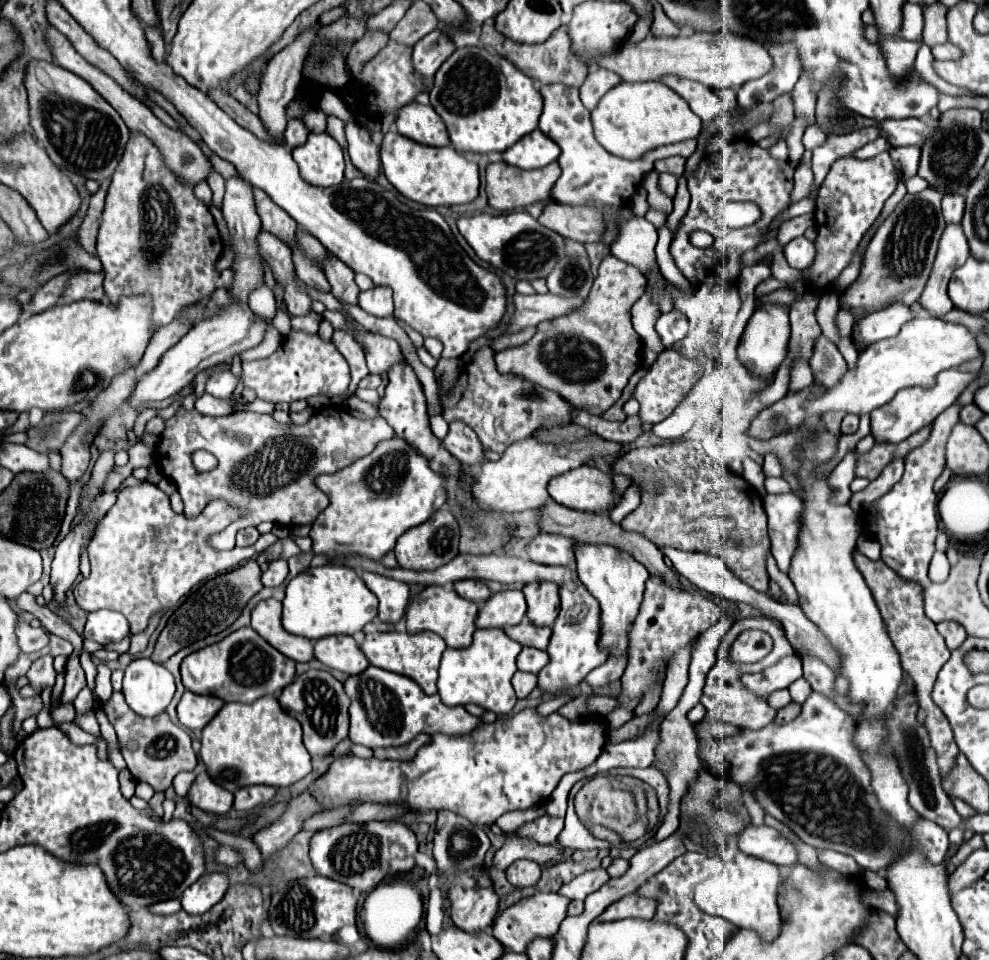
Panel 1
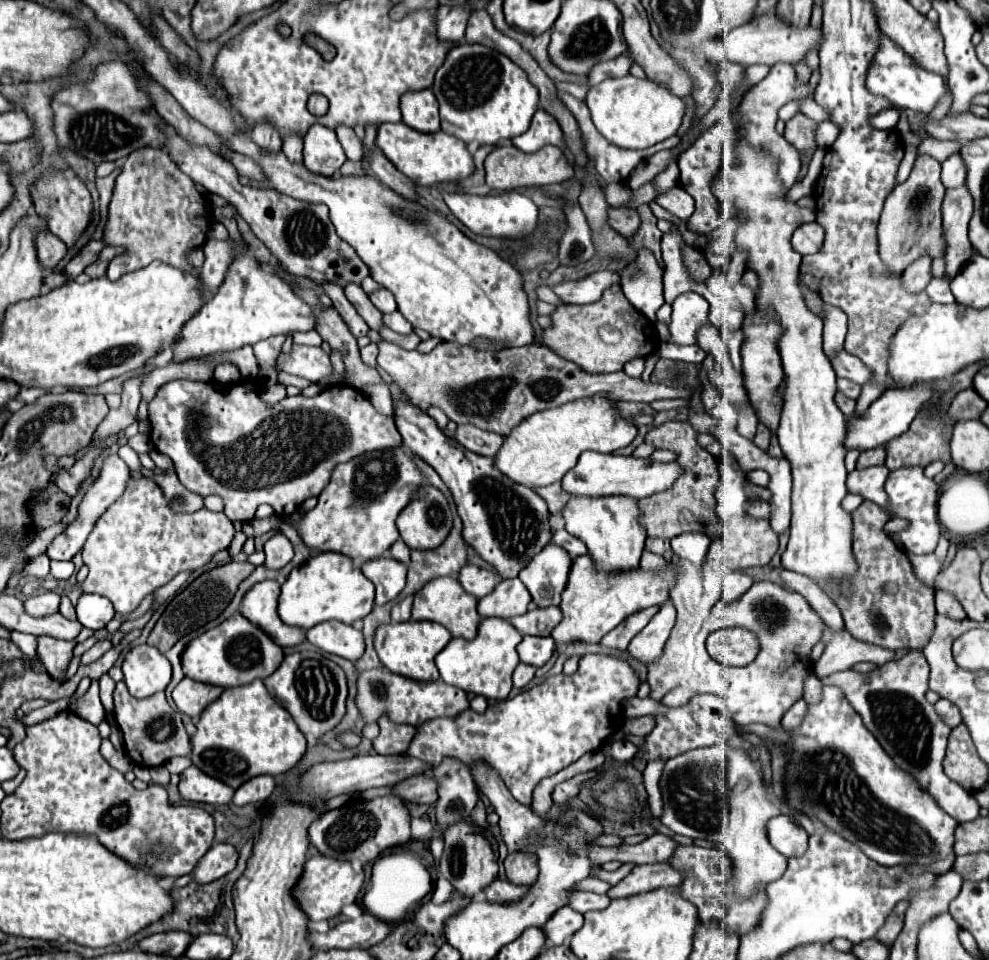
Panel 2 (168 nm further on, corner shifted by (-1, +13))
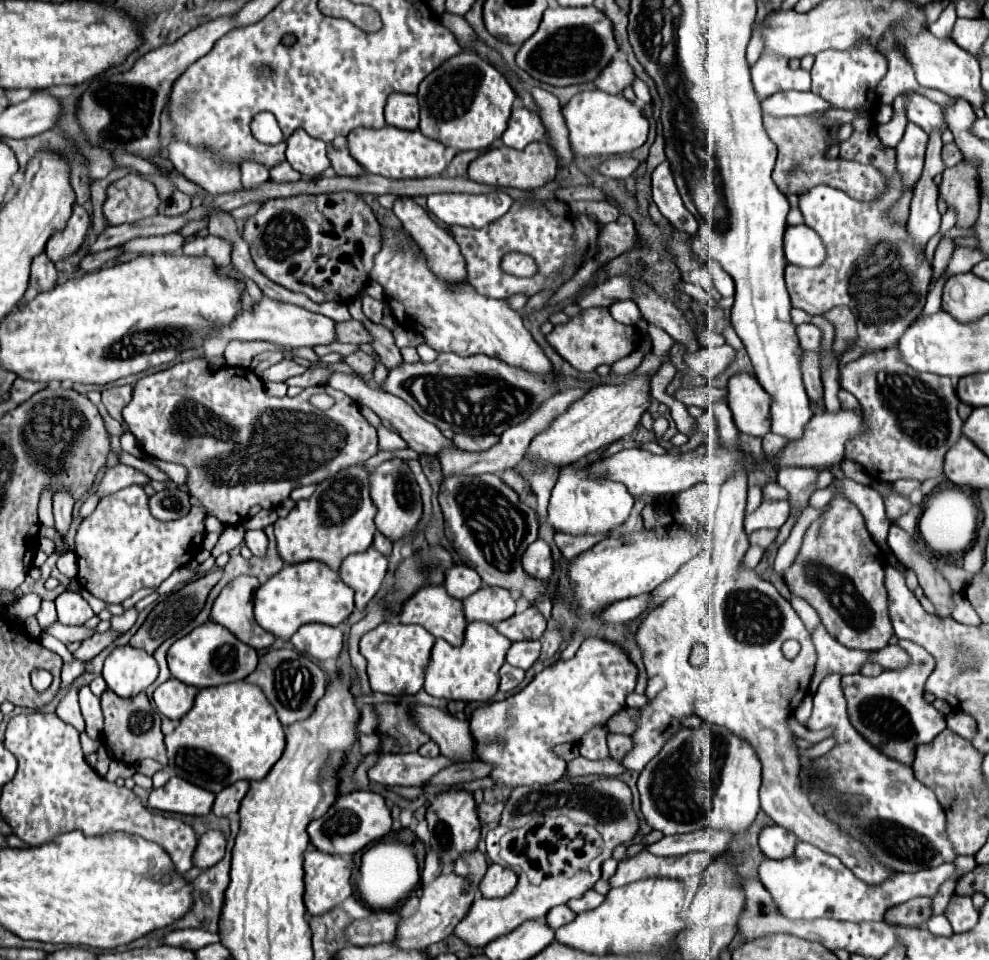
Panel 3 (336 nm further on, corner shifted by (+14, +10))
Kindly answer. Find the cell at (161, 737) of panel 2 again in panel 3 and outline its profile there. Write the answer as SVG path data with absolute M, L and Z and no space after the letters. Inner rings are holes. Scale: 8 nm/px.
M106 690L100 698L102 714L104 714L104 742L114 750L114 758L124 764L136 764L144 758L152 758L166 766L166 746L164 746L164 734L160 730L160 714L152 708L150 700L144 692L120 698L112 690Z

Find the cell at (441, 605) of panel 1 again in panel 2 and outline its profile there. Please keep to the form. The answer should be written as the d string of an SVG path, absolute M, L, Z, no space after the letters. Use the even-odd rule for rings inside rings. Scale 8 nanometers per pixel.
M437 577L427 581L417 593L413 601L413 617L415 621L435 621L451 631L453 637L473 639L477 635L477 625L481 621L477 613L477 597L467 593L461 583L453 577Z

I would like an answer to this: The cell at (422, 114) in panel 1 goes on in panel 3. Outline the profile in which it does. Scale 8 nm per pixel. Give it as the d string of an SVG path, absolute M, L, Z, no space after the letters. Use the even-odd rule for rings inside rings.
M390 94L386 102L386 124L416 130L418 128L418 98L412 94Z

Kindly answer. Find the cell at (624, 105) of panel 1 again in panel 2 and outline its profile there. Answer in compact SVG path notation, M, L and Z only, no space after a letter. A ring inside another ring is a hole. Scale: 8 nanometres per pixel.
M633 75L605 79L595 85L585 99L597 131L613 145L623 149L647 149L675 135L685 115L685 101L661 83L637 79Z

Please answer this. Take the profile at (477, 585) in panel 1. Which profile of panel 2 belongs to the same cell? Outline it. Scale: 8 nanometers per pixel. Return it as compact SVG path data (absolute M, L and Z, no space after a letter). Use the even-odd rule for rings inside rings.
M465 565L459 571L459 583L463 585L463 589L471 595L475 595L477 599L485 597L491 589L495 589L495 575L493 571L487 569L479 569L475 565Z

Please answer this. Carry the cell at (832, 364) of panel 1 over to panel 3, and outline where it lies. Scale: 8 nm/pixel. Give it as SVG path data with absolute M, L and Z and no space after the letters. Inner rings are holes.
M888 348L872 354L864 354L862 358L850 362L842 370L842 388L854 394L864 412L864 432L850 438L846 444L844 458L858 462L864 472L872 480L896 482L900 478L910 478L924 482L934 476L942 476L944 456L946 452L960 440L962 436L962 418L958 416L958 396L950 378L940 378L936 374L926 374L910 368L902 358L898 348Z

